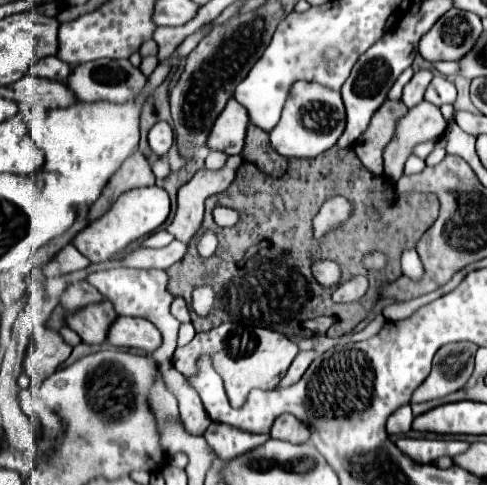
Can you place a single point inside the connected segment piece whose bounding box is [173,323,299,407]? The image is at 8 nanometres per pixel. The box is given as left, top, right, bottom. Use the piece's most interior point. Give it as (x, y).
(246, 357)

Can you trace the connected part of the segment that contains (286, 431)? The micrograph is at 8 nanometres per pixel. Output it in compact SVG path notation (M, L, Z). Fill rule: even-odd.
M281 415L275 419L271 427L271 437L289 441L289 443L307 443L309 441L309 425L299 421L295 415Z

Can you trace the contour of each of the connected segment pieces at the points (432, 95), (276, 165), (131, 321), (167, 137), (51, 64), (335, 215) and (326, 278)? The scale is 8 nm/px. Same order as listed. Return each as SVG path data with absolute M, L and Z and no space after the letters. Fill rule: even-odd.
M435 75L425 93L425 99L437 107L441 107L445 103L455 103L455 97L457 97L455 85L451 83L451 79L447 79L443 75Z
M255 125L247 127L243 159L249 163L255 163L265 175L271 175L271 177L283 175L283 159L273 151L269 143L269 133L261 131Z
M117 317L109 327L107 343L115 347L137 347L151 353L161 345L161 335L151 321L137 317Z
M161 121L151 127L149 145L157 155L165 155L169 151L169 147L173 145L173 129L169 127L169 123Z
M55 55L51 57L43 57L43 59L37 59L31 69L29 69L33 75L37 77L45 77L45 79L53 79L53 81L65 81L67 75L71 73L71 67L67 63L63 63L61 59L57 59Z
M329 197L321 211L317 213L317 217L313 219L313 229L315 229L315 235L325 235L333 229L339 229L339 225L345 223L345 219L349 217L349 211L353 207L343 199L343 197Z
M317 261L313 265L313 275L315 275L315 279L319 279L321 285L331 287L331 285L335 285L339 281L341 269L339 269L339 265L335 261Z

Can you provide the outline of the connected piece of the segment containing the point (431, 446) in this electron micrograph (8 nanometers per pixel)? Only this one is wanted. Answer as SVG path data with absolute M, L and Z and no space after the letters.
M399 439L397 447L417 463L433 463L439 457L455 457L463 453L469 443L439 439Z

